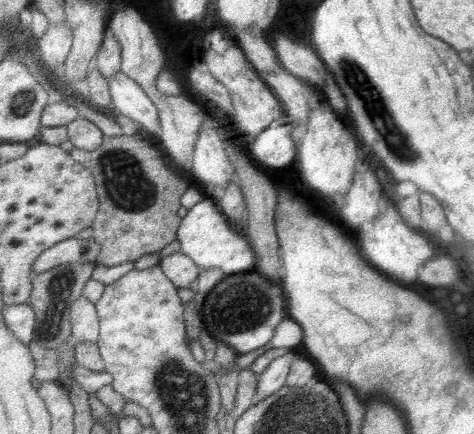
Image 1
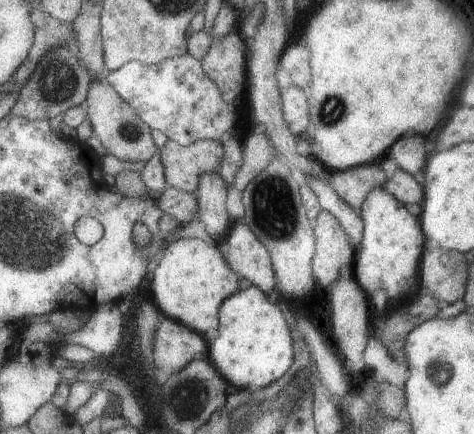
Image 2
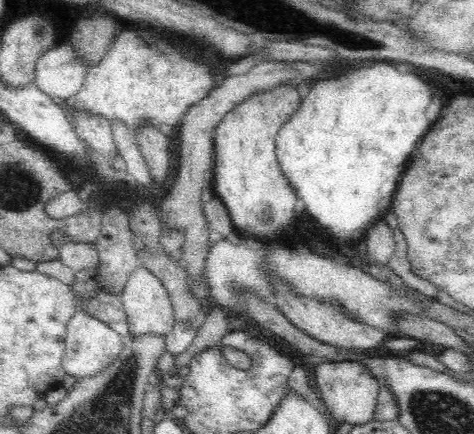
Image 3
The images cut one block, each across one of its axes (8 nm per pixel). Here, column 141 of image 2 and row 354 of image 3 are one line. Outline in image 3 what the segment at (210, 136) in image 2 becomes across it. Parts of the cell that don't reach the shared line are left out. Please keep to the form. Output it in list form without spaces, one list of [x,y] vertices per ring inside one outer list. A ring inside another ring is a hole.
[[[76,310],[74,316],[70,318],[70,322],[66,324],[66,350],[62,356],[64,372],[68,376],[74,376],[76,380],[94,378],[120,358],[124,344],[126,344],[126,338],[122,338],[108,324],[100,322],[98,318],[92,318],[90,314],[86,314],[82,310]]]

